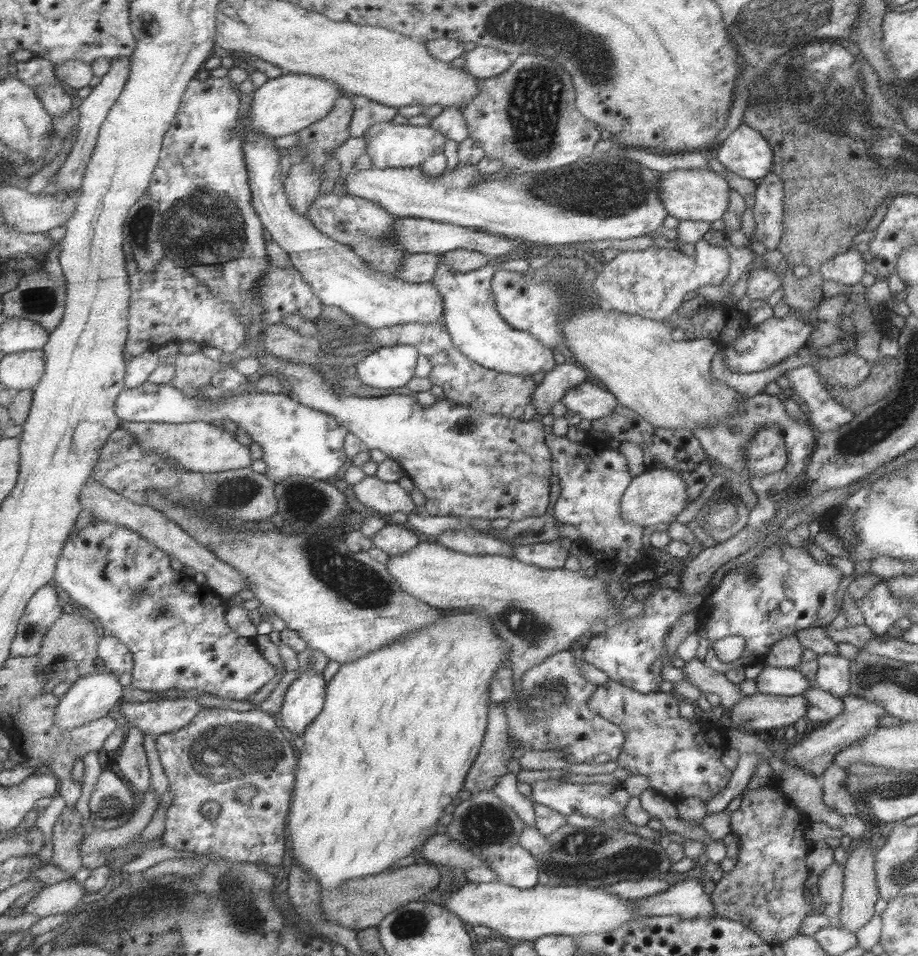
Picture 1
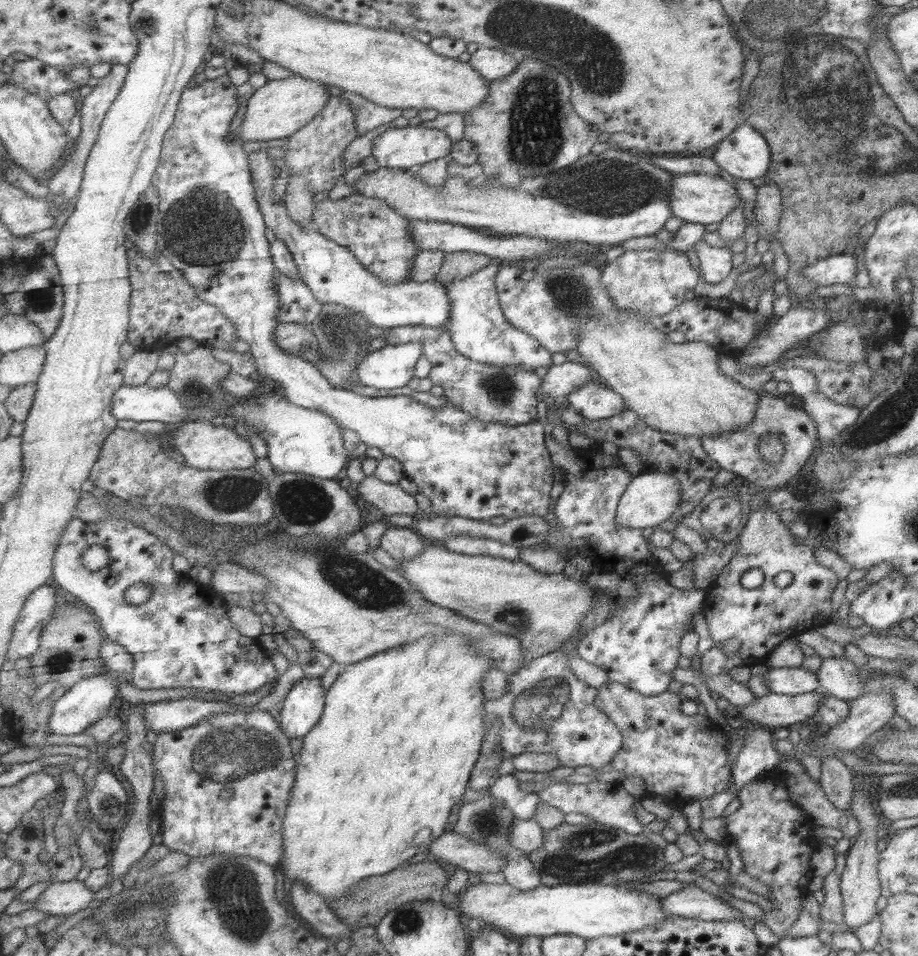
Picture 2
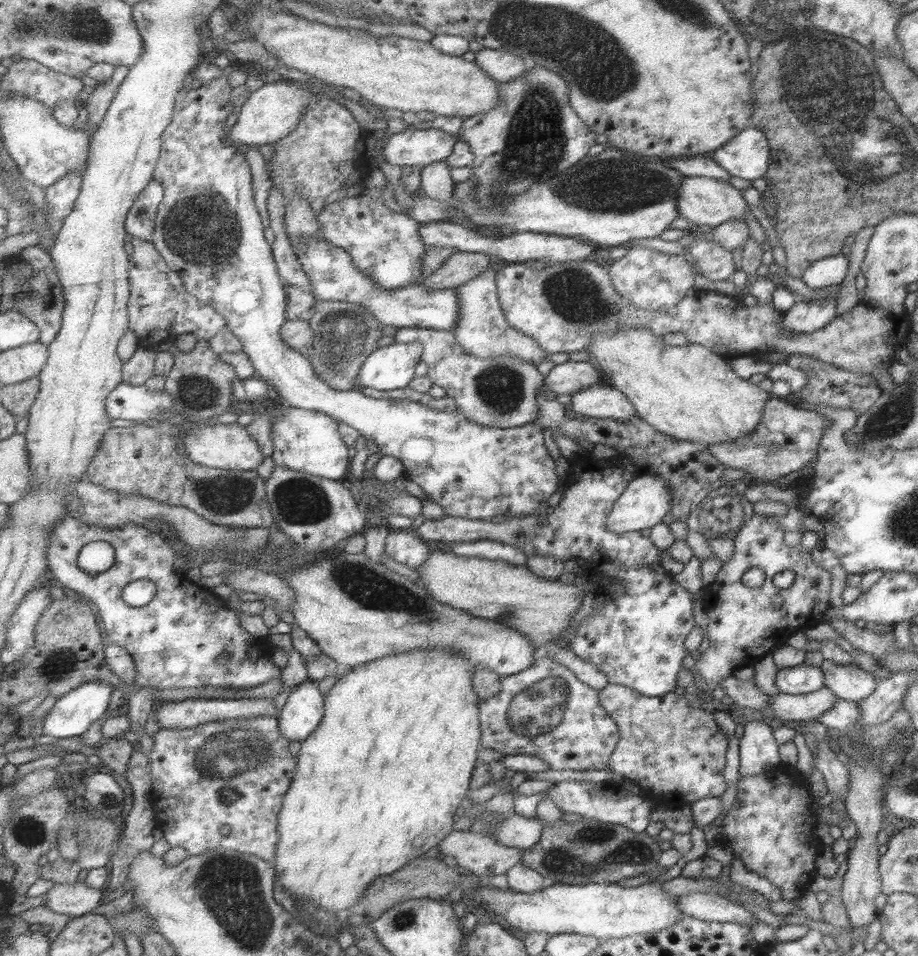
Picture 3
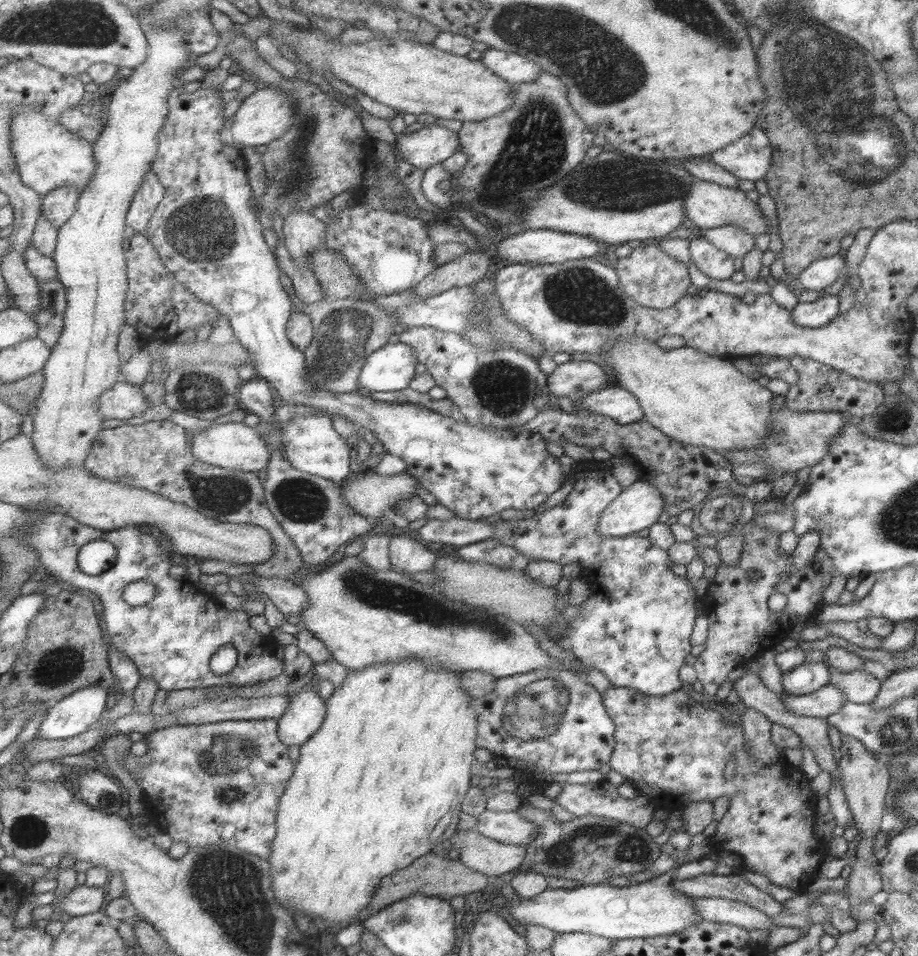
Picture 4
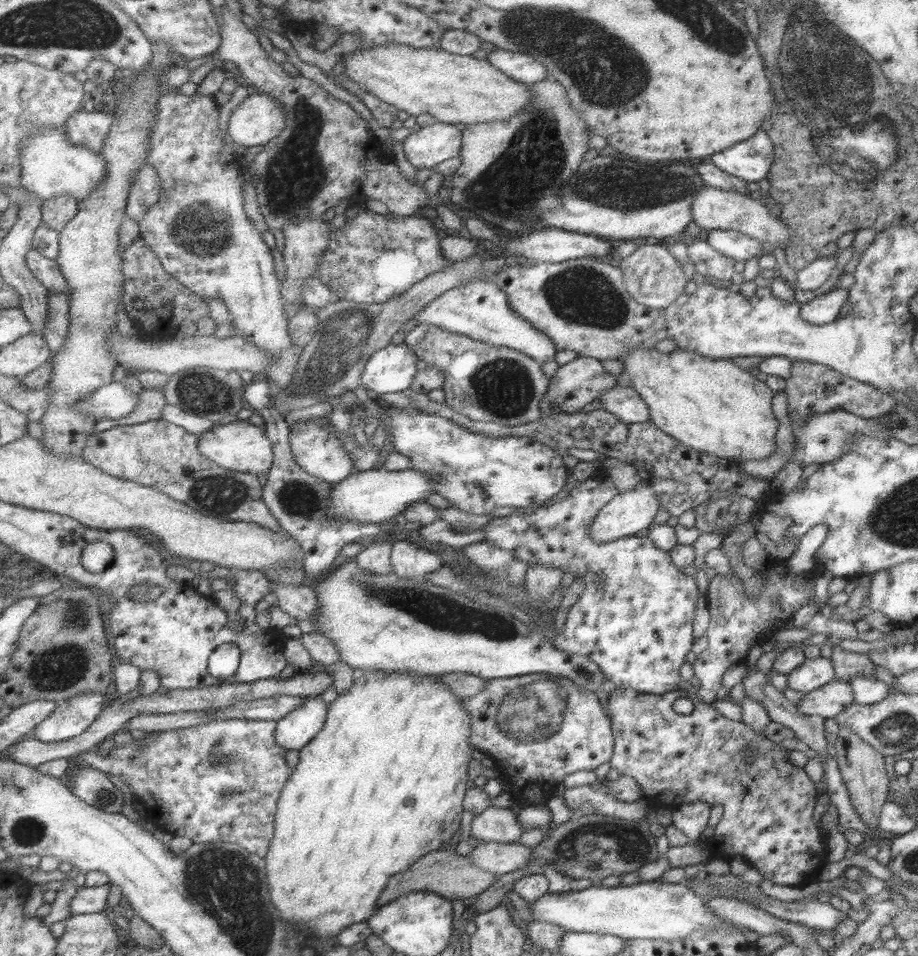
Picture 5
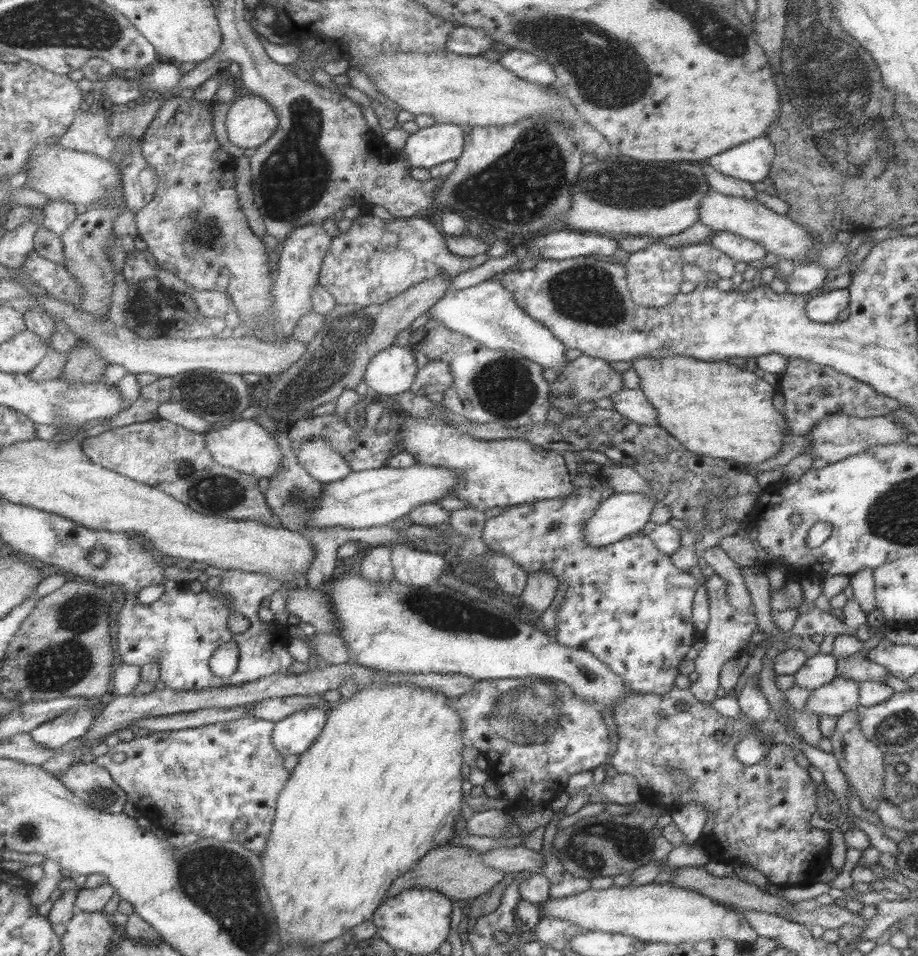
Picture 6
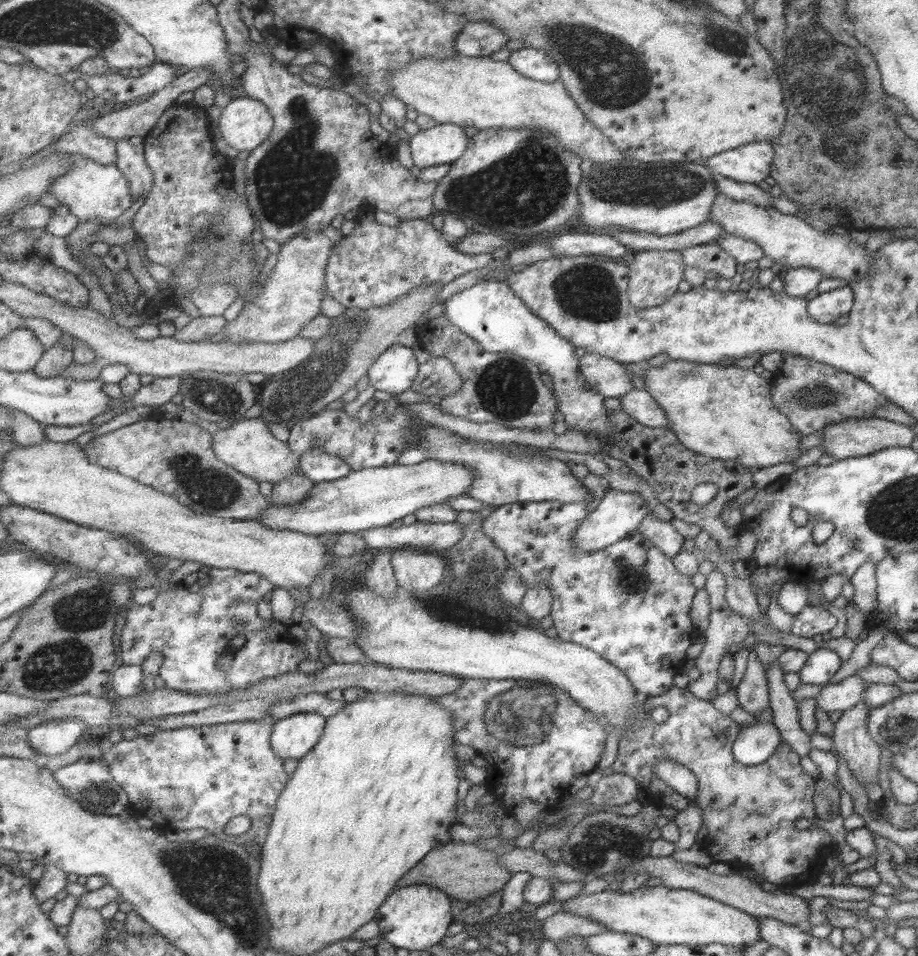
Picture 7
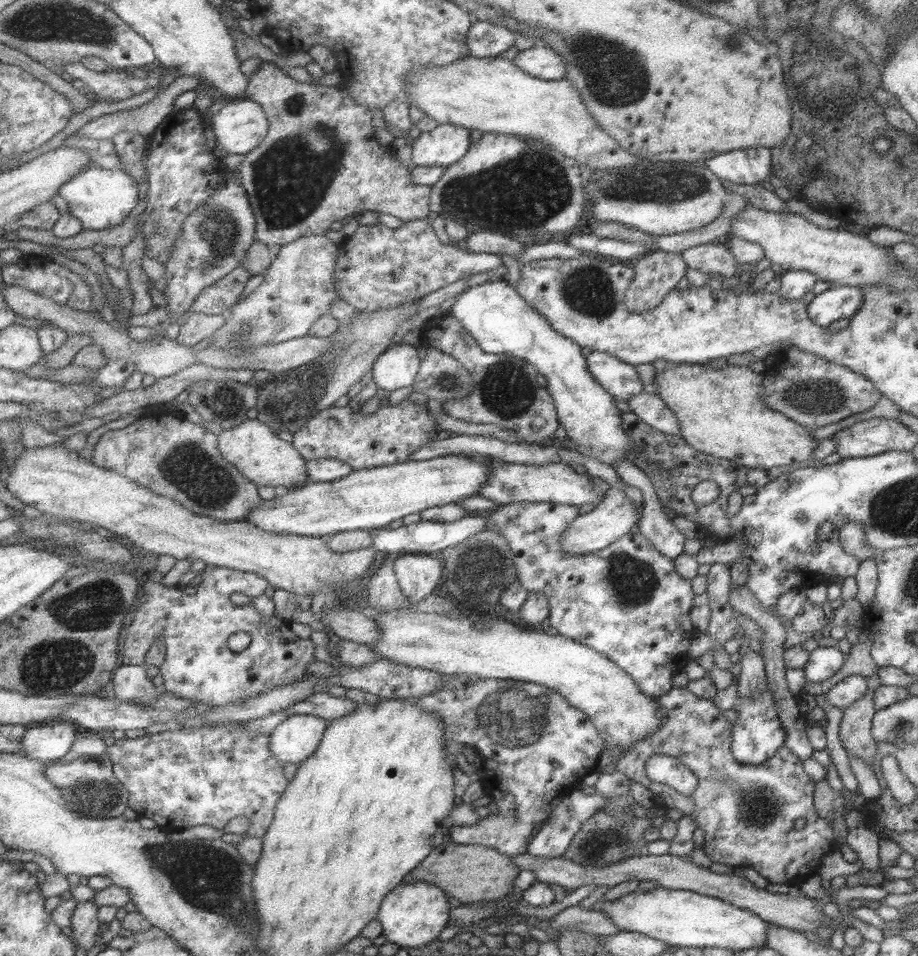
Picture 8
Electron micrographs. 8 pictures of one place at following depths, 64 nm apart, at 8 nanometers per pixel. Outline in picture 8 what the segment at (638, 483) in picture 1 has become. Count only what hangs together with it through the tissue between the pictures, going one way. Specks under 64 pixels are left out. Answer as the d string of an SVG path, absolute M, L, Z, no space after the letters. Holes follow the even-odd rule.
M609 487L599 504L588 513L579 515L573 521L573 525L569 525L569 529L563 531L563 535L561 535L563 552L567 552L569 556L597 552L628 532L631 526L637 524L637 515L641 516L641 514L642 510L633 504L633 500L625 492L617 487Z

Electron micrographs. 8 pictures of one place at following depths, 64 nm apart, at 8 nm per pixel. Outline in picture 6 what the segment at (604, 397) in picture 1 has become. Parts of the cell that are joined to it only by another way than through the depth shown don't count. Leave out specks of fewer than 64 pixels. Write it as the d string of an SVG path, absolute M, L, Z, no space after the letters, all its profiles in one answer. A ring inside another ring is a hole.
M621 388L607 397L611 399L613 409L628 420L641 425L657 425L657 412L641 389Z

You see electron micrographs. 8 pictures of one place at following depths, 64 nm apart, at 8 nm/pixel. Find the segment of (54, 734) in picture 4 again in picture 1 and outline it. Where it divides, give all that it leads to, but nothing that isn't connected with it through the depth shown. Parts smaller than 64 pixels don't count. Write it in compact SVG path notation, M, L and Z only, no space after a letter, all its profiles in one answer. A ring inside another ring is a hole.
M104 666L101 670L95 670L93 675L85 676L73 684L60 698L59 707L57 707L57 726L63 730L71 730L71 728L106 717L109 710L113 710L113 706L117 706L117 702L122 700L123 684L119 682L118 677L119 673Z

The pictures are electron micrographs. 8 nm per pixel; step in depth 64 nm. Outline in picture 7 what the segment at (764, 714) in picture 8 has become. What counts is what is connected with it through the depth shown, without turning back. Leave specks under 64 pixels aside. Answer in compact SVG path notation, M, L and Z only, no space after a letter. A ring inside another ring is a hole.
M770 707L755 713L753 722L742 724L732 744L733 759L744 766L759 765L768 760L782 738L773 724Z

